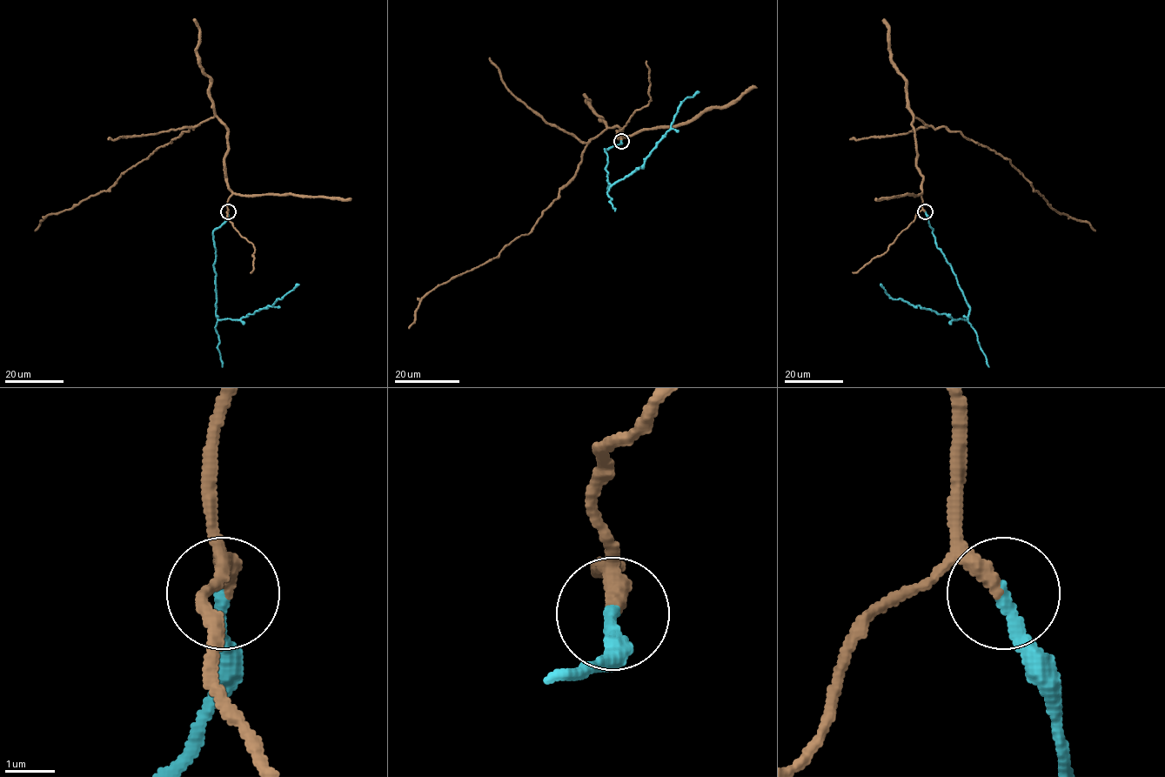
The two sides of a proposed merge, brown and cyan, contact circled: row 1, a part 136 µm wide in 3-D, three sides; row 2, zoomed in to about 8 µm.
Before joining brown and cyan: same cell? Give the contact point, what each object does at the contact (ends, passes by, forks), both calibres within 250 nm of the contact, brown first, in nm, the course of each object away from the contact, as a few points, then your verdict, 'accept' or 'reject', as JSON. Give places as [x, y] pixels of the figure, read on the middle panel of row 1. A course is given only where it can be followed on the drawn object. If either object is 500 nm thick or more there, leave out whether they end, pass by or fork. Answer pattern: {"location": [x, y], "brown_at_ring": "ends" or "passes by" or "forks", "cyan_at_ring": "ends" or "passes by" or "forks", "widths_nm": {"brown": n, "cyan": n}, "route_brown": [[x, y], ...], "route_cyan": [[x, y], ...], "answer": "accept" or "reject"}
{"location": [621, 141], "brown_at_ring": "ends", "cyan_at_ring": "ends", "widths_nm": {"brown": 340, "cyan": 280}, "route_brown": [[621, 141], [625, 137], [616, 126], [593, 137], [576, 176], [529, 233], [438, 284], [422, 299], [409, 328]], "route_cyan": [[621, 141], [604, 149], [608, 190], [639, 167], [670, 128], [679, 105], [699, 91]], "answer": "accept"}

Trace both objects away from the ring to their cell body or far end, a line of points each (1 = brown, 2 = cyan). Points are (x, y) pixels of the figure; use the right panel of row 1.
1: (925, 211), (913, 117), (932, 127), (959, 130), (1008, 158), (1054, 210), (1087, 221), (1095, 231)
2: (925, 211), (935, 244), (955, 275), (970, 309), (968, 318), (954, 319), (893, 299), (880, 284)

